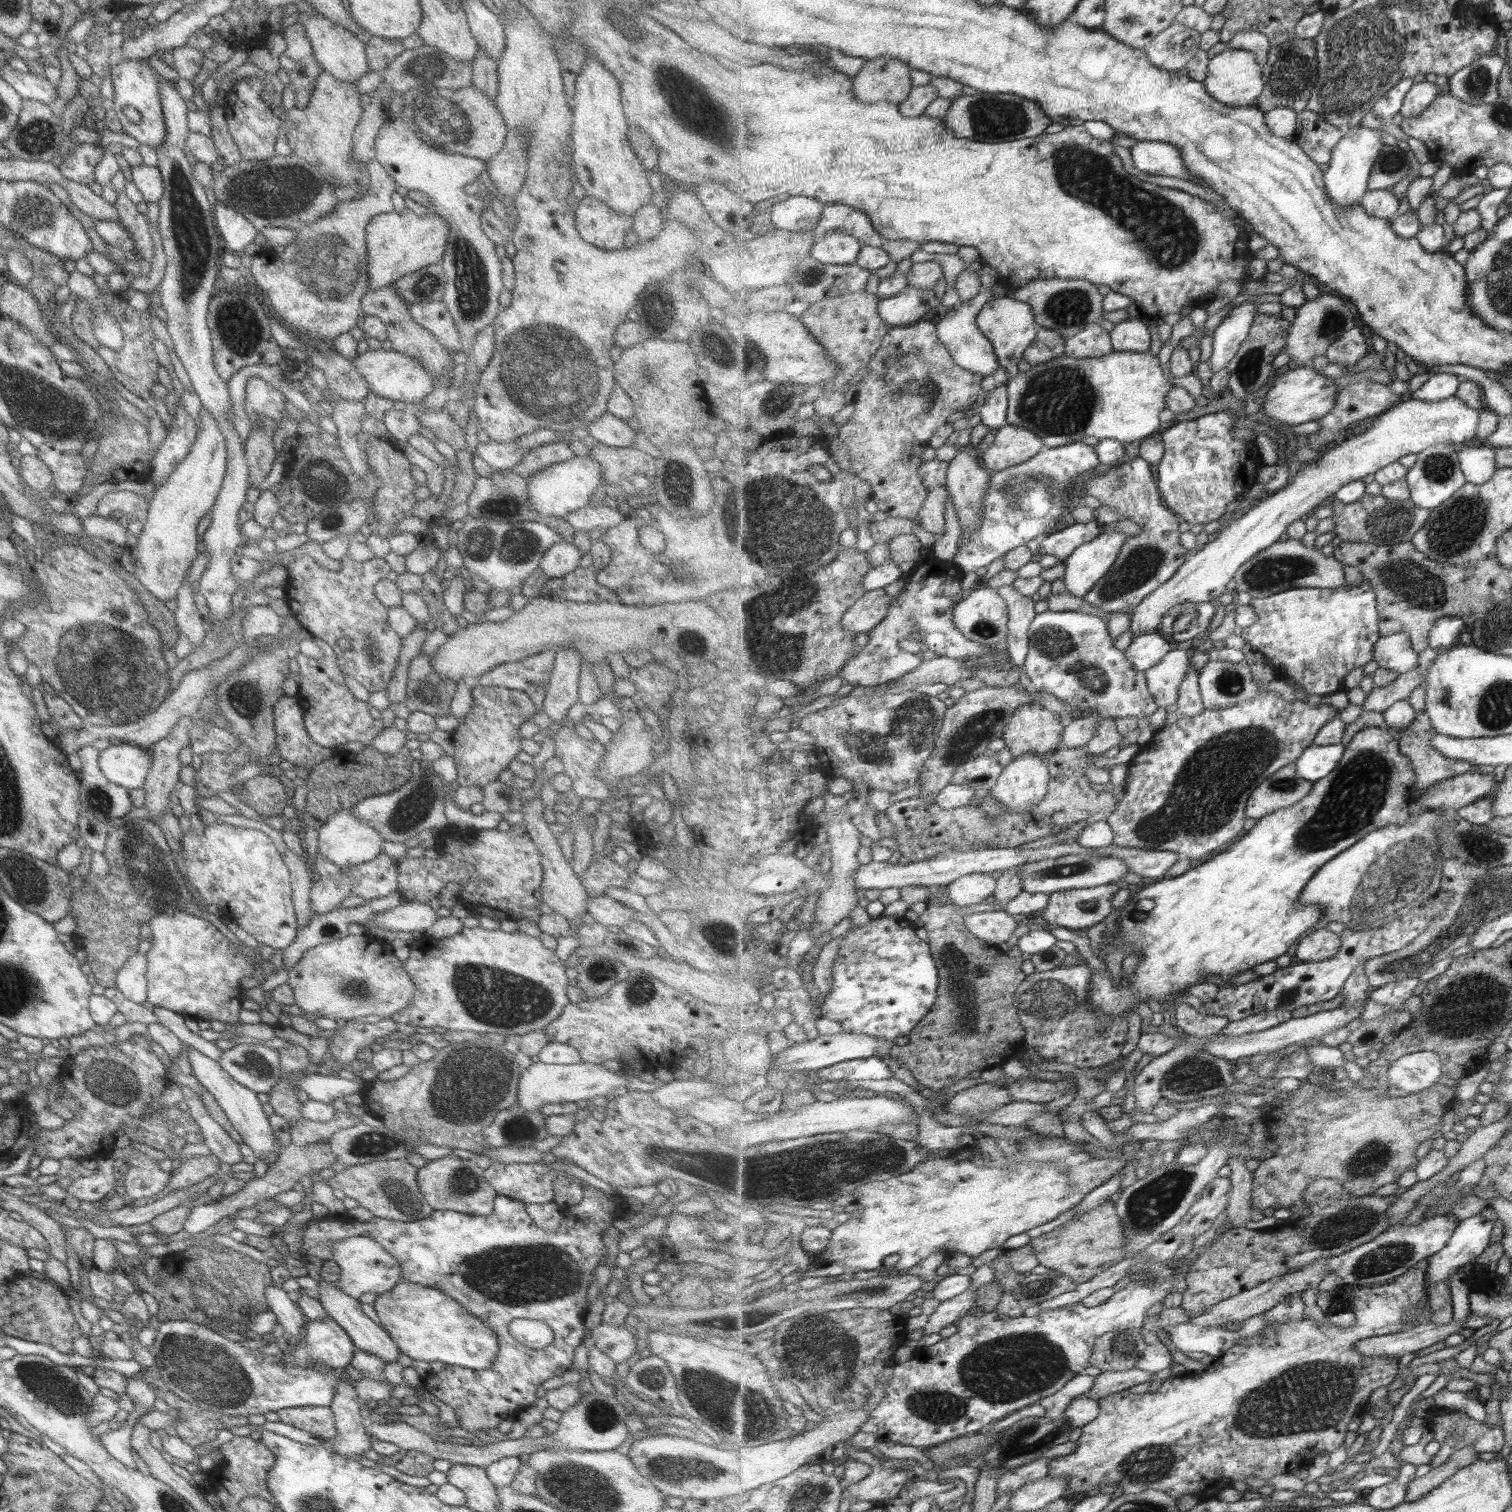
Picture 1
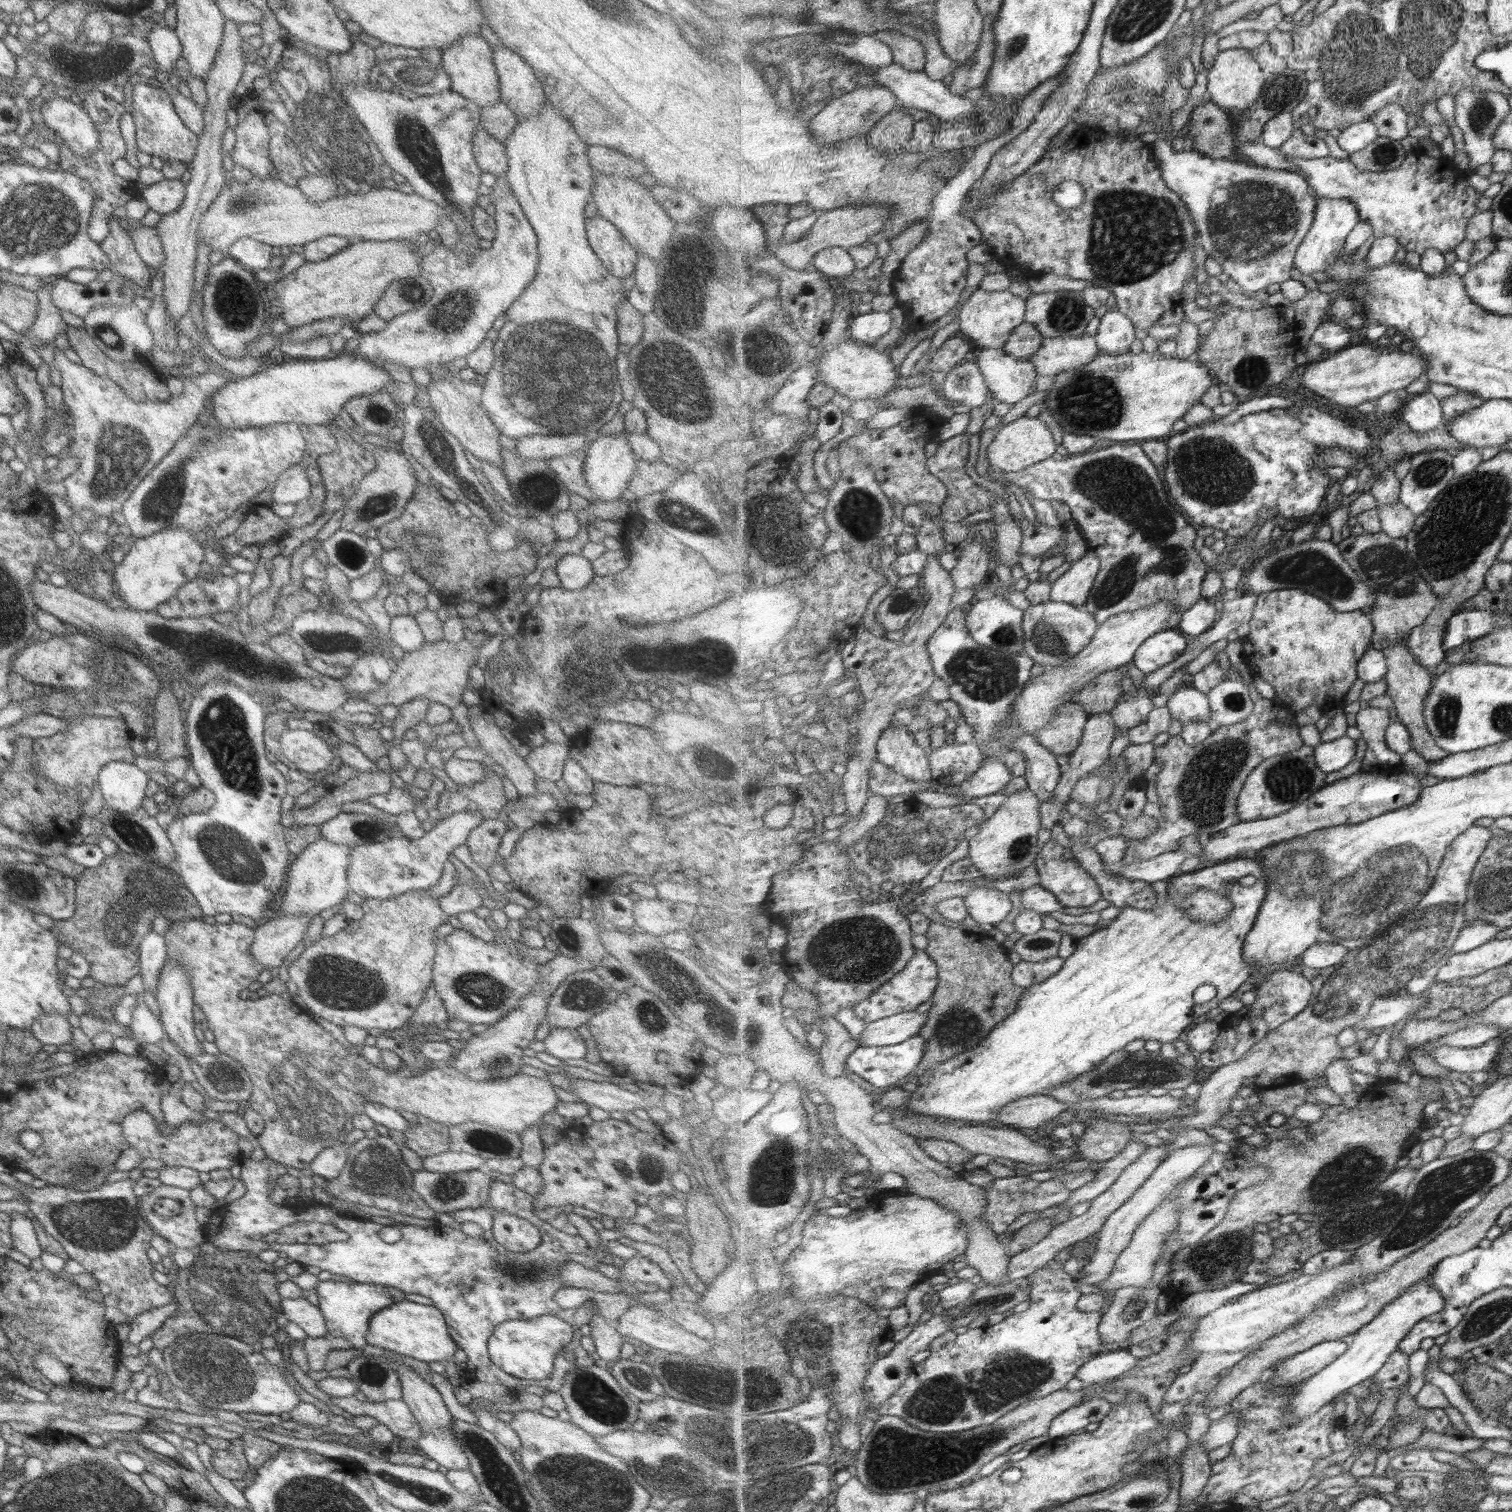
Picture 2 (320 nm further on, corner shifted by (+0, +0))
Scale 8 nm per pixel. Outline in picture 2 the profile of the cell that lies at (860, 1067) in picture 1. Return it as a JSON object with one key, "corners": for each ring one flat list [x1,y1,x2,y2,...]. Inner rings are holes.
{"corners":[[917,1035,901,1044,891,1046,858,1046,857,1050,854,1050,854,1053,846,1061,846,1067,849,1072,853,1072,868,1081,873,1088,899,1087,903,1081,910,1079,920,1062,924,1060,927,1045,928,1040]]}

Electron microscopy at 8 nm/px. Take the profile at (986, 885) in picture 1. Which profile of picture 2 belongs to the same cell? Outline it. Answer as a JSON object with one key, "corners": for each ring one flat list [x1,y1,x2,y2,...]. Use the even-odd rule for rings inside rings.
{"corners":[[993,887,973,889,964,900,970,921,975,921,985,928,1005,921,1013,910,1011,896]]}

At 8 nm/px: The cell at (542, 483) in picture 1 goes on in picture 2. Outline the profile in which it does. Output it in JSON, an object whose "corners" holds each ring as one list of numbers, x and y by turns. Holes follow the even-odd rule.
{"corners":[[625,431,611,434,611,436,599,435,587,446,585,452,581,476,590,492,594,494,594,498,604,501,619,497,635,472,636,457,625,440]]}

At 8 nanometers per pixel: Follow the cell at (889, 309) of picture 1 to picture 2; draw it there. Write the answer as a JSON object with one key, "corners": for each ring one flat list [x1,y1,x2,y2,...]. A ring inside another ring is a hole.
{"corners":[[871,311,857,314,851,325,851,338,865,345,874,345,881,336,891,330,893,316,887,312]]}

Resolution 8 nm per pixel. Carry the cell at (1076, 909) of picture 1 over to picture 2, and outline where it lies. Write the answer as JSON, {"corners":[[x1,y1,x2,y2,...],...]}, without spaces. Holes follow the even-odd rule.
{"corners":[[1050,838,1042,846,1041,852,1037,854,1034,866,1037,867,1041,875,1040,886,1053,892,1065,908,1075,907,1078,911,1082,911,1089,906,1093,906,1098,900,1102,900,1103,892,1093,875,1089,875,1087,871,1080,867,1073,857,1071,859,1065,858,1065,852,1067,851,1067,848,1063,848,1054,839]]}

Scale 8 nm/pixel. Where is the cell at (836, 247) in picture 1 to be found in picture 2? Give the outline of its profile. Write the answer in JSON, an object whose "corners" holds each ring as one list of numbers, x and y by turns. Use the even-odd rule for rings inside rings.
{"corners":[[841,247,823,249,815,255,812,264,812,269,821,271,830,279,843,279,858,274,855,259,848,249]]}

